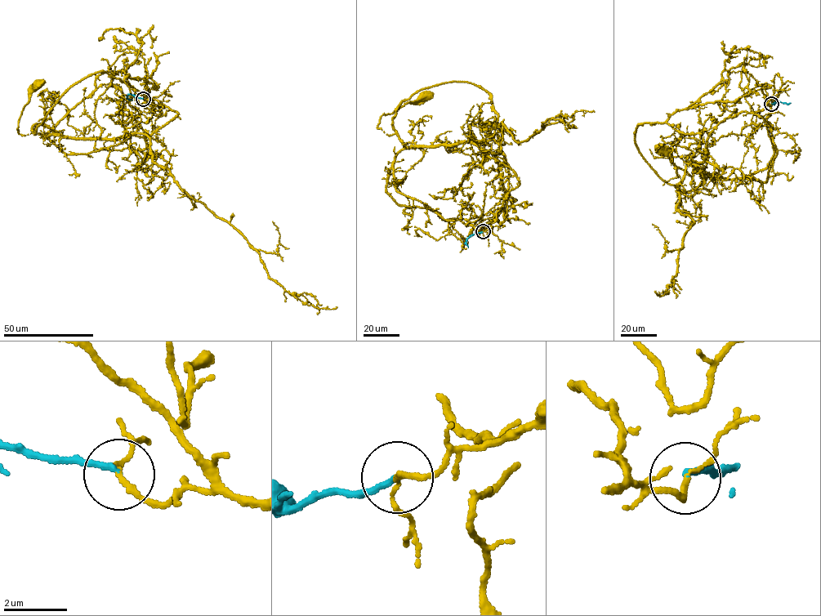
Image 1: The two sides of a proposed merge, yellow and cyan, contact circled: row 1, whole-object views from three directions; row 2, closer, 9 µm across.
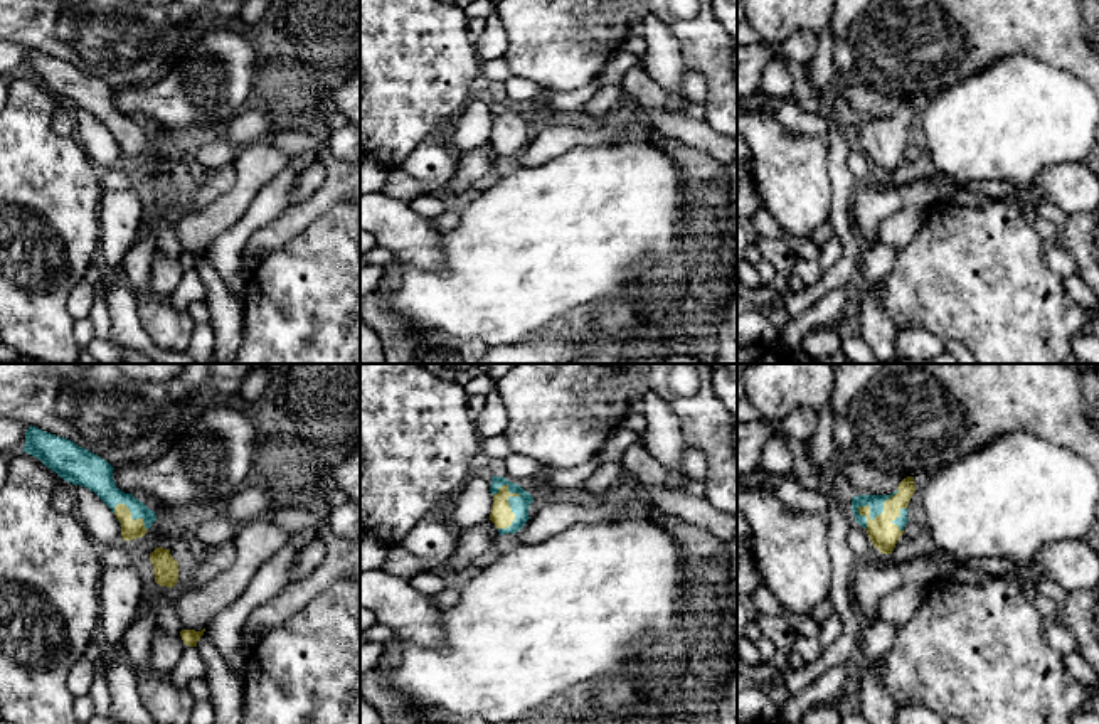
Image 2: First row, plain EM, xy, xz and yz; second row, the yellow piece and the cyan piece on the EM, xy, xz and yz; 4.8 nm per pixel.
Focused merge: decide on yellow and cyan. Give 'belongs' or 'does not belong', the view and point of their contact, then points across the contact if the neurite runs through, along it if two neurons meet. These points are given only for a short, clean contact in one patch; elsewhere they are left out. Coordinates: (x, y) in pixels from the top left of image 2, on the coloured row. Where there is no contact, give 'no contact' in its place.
does not belong | xz (510, 511)

